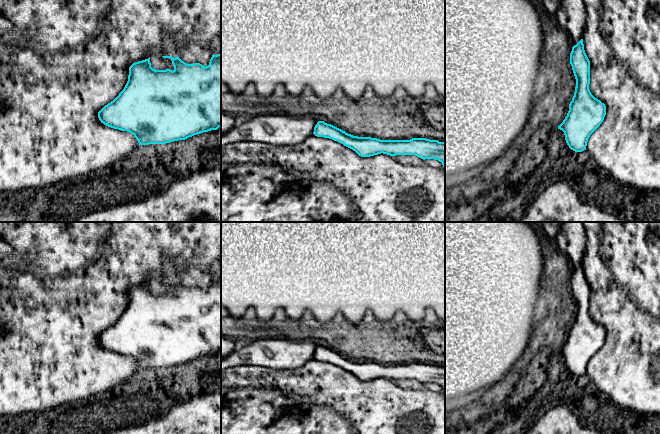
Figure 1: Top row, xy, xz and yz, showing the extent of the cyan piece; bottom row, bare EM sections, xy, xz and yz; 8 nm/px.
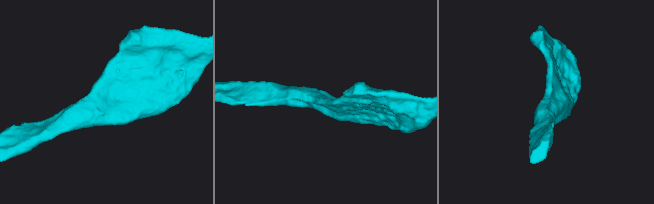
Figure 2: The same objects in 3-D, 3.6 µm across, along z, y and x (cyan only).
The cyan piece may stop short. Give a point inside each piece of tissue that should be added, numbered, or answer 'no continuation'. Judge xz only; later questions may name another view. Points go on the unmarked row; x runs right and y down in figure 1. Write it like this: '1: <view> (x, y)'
no continuation

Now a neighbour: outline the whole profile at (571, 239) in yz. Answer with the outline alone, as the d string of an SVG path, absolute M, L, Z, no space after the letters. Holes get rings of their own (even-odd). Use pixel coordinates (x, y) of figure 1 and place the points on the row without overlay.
M560 222L556 240L558 249L570 263L571 271L583 263L586 234L582 222Z

